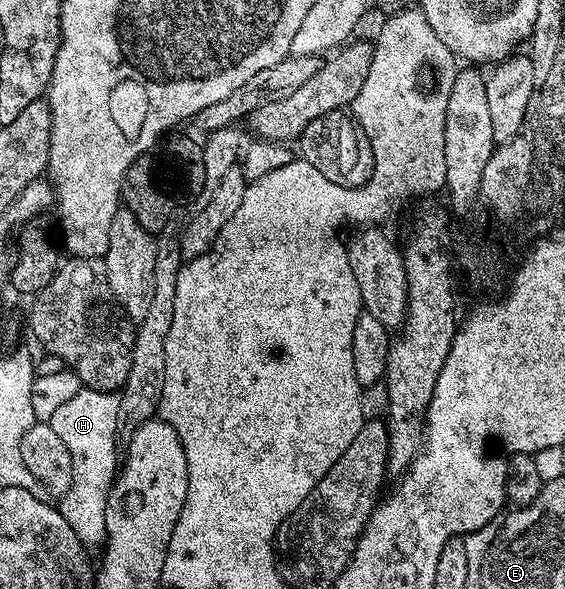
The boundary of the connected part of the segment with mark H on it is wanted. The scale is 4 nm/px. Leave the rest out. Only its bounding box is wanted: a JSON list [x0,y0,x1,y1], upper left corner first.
[50,387,120,550]

